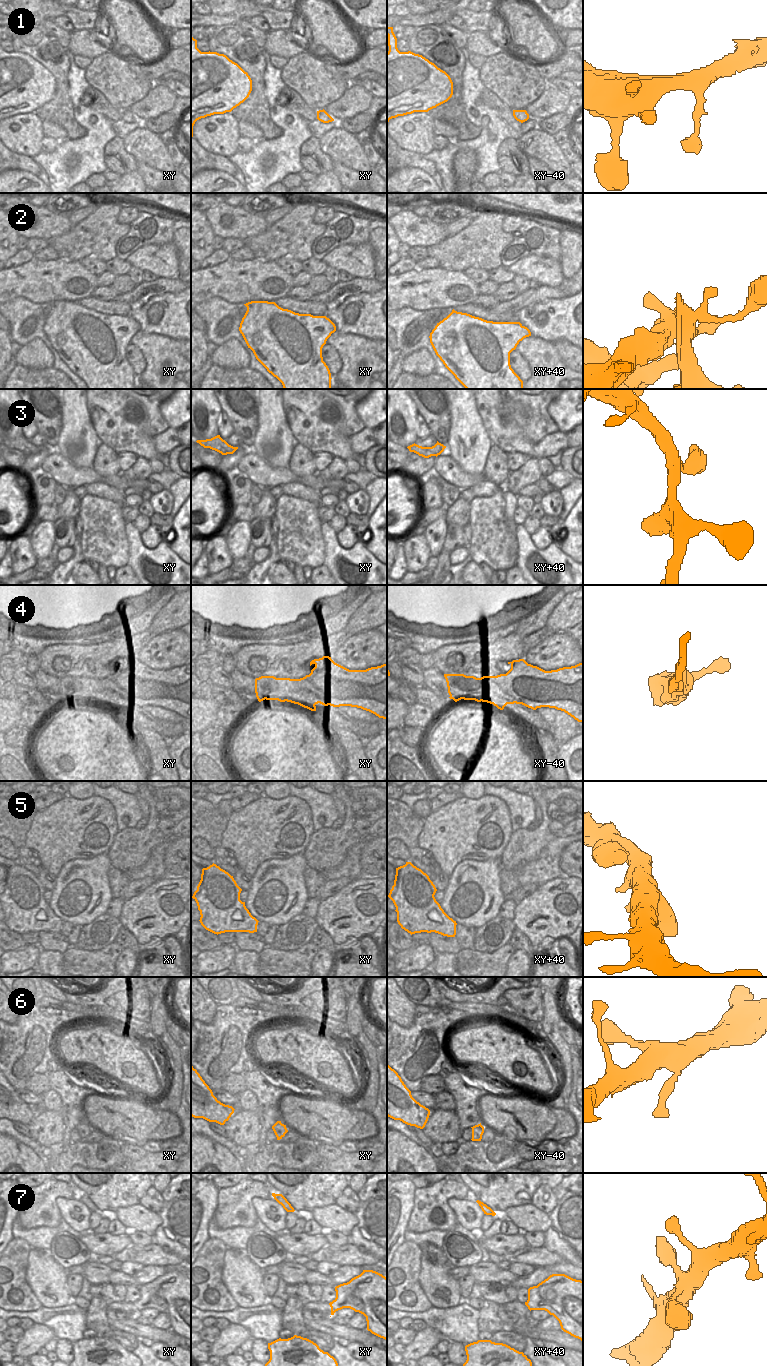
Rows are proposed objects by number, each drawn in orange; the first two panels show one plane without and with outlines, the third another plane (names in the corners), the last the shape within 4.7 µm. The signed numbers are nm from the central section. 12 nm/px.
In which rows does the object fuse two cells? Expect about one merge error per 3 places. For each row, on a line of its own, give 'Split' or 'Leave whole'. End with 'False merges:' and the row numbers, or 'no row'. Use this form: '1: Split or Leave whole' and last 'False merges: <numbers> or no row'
1: Leave whole
2: Split
3: Leave whole
4: Split
5: Leave whole
6: Leave whole
7: Leave whole
False merges: 2, 4

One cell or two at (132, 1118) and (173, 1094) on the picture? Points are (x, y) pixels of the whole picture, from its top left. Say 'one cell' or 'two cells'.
two cells

